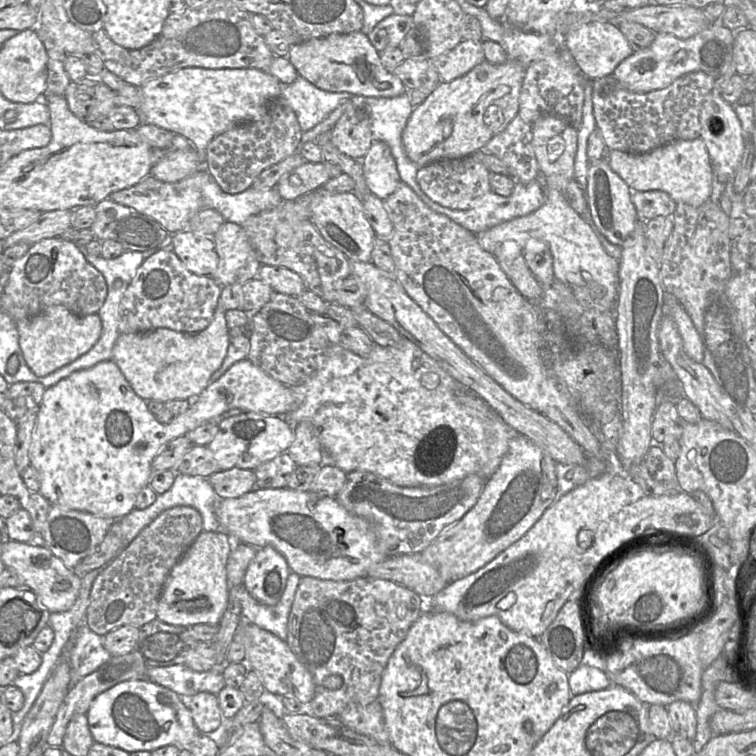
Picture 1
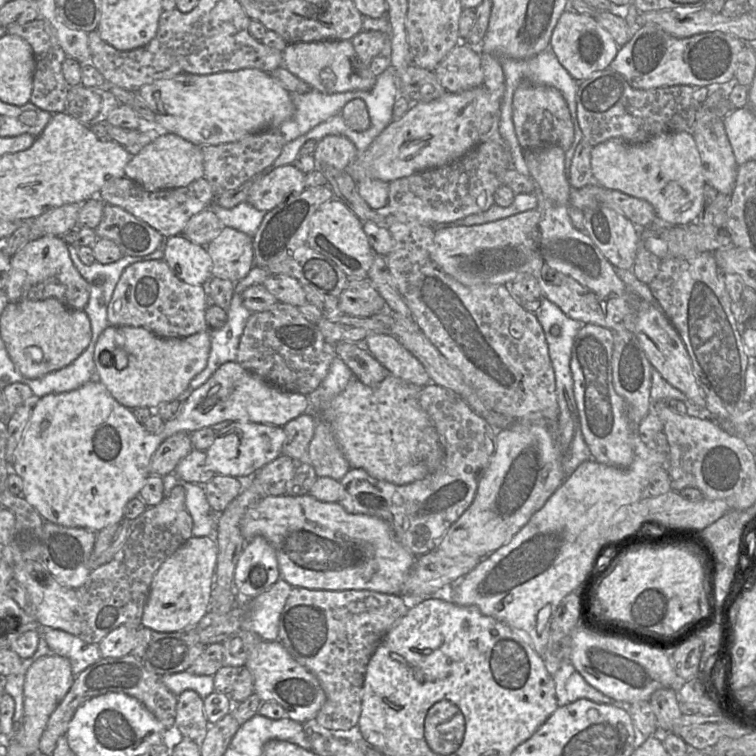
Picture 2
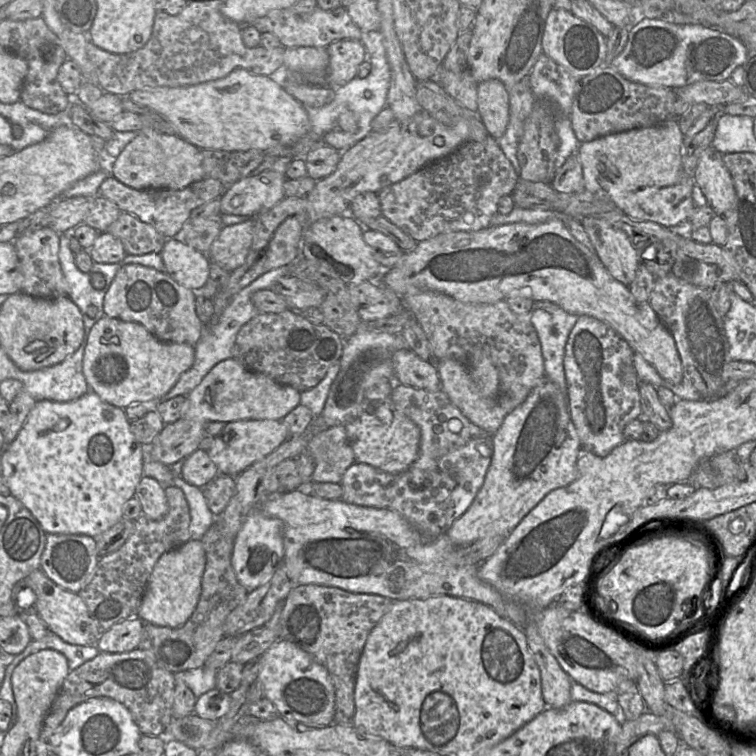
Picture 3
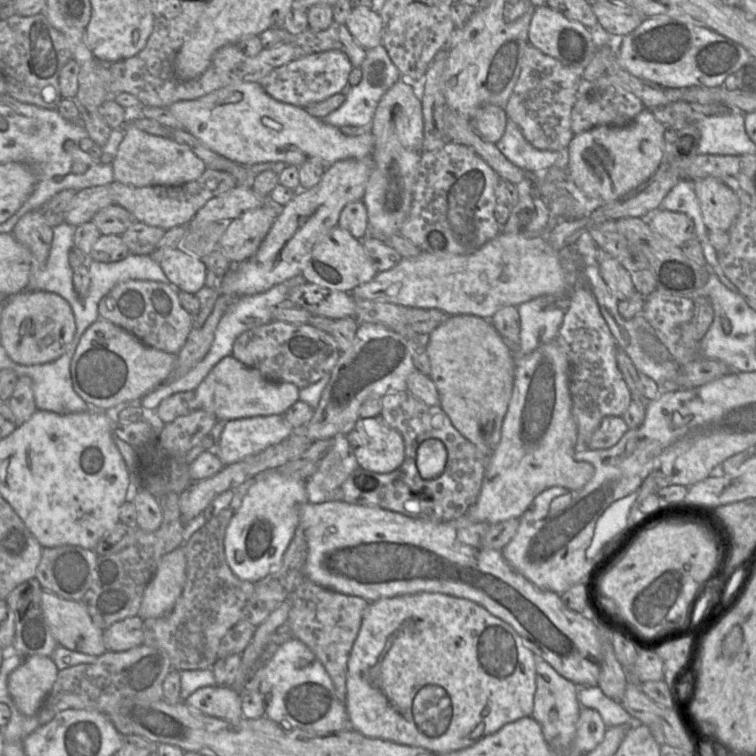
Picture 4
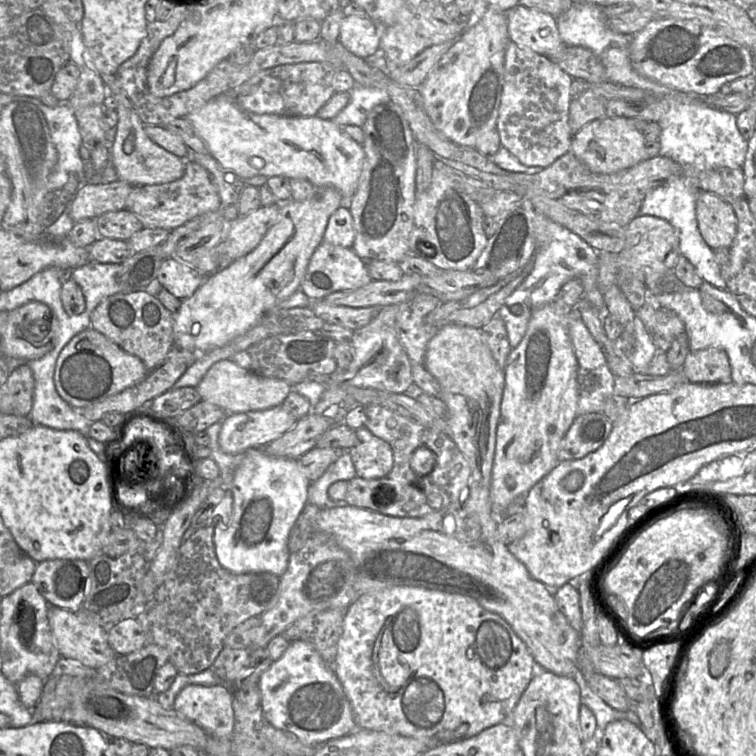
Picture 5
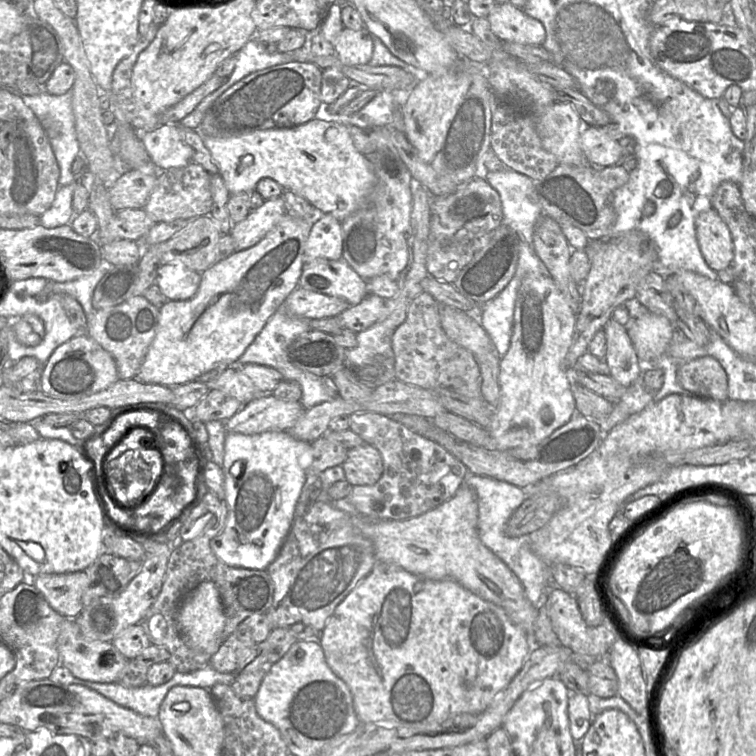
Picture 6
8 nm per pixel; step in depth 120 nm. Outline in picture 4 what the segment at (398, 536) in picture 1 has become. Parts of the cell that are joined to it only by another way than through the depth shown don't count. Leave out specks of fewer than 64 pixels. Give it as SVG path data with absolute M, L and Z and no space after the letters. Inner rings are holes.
M408 390L388 393L381 397L381 403L380 417L402 435L403 463L389 473L376 473L358 467L341 485L342 500L351 504L378 506L431 522L446 522L465 515L479 496L486 473L485 455L453 426L440 405L427 405ZM431 438L444 444L447 460L437 477L426 480L418 472L416 452L424 440Z

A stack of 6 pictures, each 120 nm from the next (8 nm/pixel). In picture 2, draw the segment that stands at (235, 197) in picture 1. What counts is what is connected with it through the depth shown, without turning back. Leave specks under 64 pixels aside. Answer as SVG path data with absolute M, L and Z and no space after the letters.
M213 202L211 211L215 213L224 226L239 230L251 238L260 226L266 213L257 210L248 202L242 202L230 209L220 207Z

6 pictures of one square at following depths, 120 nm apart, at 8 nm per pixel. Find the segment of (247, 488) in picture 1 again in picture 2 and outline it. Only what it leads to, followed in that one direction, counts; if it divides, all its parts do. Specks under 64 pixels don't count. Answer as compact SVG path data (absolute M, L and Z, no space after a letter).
M215 474L204 485L204 492L210 507L222 512L239 495L243 489L242 482L232 476Z

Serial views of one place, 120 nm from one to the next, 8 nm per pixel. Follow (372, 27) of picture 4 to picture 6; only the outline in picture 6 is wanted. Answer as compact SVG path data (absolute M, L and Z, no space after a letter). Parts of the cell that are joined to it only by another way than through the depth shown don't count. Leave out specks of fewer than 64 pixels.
M344 27L334 44L334 53L344 65L357 66L370 61L374 49L374 36L363 27L352 30Z

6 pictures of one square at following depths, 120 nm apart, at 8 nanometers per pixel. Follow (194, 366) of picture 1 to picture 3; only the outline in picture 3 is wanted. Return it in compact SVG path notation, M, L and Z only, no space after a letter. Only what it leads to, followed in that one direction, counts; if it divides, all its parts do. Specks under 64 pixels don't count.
M103 316L88 334L83 374L90 391L104 402L124 409L143 402L160 402L194 359L195 349L189 344L162 342L139 323Z

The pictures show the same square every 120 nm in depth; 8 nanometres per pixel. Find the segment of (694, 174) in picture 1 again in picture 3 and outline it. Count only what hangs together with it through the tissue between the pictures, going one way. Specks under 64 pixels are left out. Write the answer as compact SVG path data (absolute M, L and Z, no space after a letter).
M669 119L665 122L662 122L660 124L651 127L637 128L637 129L611 133L598 137L589 142L580 143L576 149L576 153L578 154L578 158L582 165L583 178L585 183L584 189L593 194L607 197L615 204L617 208L616 210L620 210L629 217L634 218L636 220L650 221L657 224L661 224L662 226L665 227L678 227L684 224L687 221L690 212L695 207L692 198L692 191L696 183L694 181L694 178L691 176L687 176L682 169L680 150L683 142L683 135L684 134L682 133L679 127L677 119Z

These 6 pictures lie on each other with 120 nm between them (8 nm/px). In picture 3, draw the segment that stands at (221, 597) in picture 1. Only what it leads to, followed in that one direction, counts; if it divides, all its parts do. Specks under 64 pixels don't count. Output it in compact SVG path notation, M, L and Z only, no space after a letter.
M190 539L163 554L149 577L137 617L155 626L177 628L184 625L198 604L205 564L205 551L200 540Z

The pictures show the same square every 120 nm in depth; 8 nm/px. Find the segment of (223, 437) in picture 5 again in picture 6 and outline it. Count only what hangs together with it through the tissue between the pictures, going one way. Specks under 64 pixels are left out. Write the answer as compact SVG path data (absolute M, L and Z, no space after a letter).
M263 394L224 422L226 433L255 435L267 431L288 431L305 411L301 401L278 399Z

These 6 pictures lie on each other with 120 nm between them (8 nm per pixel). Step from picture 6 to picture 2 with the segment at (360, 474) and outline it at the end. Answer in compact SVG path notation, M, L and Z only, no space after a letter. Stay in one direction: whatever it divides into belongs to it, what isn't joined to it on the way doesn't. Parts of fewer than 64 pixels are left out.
M389 374L382 382L380 382L376 386L367 386L363 384L359 379L353 377L345 390L337 395L327 406L326 408L319 414L318 419L322 419L326 421L331 429L333 430L336 440L348 460L351 468L363 468L372 476L385 480L397 485L409 484L418 480L422 480L432 473L434 473L437 468L440 466L444 459L444 450L440 442L439 435L437 430L432 423L429 415L426 411L421 407L419 403L419 394L421 391L420 386L412 384L410 382L404 381L396 376Z

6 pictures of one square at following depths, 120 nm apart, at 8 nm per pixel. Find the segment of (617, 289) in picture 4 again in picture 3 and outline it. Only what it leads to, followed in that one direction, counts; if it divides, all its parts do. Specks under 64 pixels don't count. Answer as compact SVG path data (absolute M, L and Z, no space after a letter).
M586 216L581 221L595 252L611 276L630 286L639 262L628 236L597 216Z

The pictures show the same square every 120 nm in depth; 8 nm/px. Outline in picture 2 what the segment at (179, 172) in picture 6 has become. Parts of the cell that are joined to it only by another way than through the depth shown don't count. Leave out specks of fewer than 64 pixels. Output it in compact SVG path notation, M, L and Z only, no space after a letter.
M123 177L107 182L100 190L98 197L105 203L118 206L143 220L165 238L183 233L191 217L214 202L215 191L204 178L193 181L189 185L174 189L150 192L133 180Z

